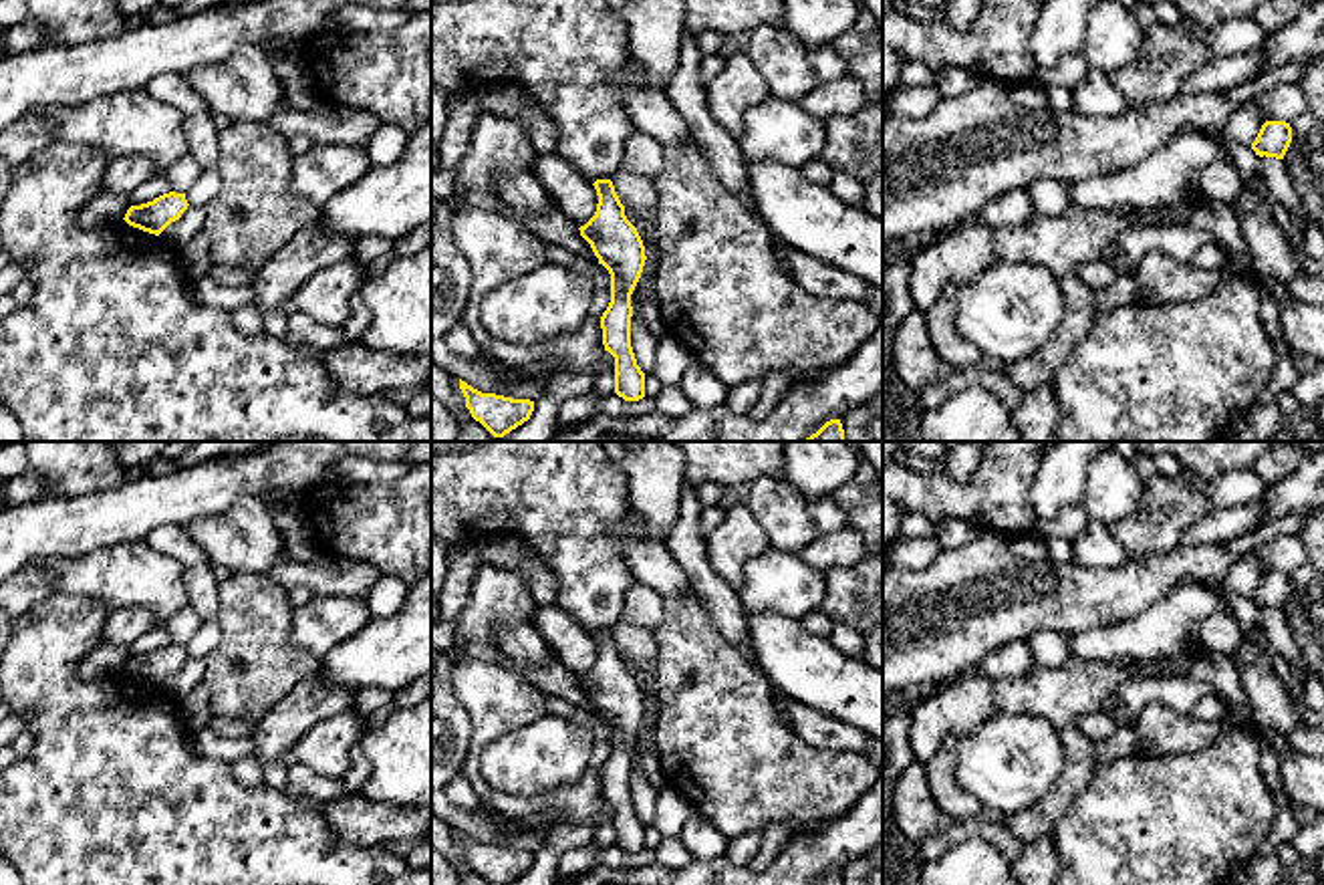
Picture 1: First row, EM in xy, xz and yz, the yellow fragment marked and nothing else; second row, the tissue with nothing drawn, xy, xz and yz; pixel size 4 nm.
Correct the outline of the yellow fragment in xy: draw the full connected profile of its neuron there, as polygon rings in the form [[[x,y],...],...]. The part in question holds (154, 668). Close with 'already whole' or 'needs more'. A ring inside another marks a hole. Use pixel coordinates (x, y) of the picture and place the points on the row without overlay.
[[[163,645],[153,653],[131,657],[125,673],[133,679],[159,687],[171,673],[179,671],[187,661],[185,645]]]; already whole

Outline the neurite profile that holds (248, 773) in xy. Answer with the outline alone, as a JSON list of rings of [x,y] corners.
[[[252,756],[232,762],[230,770],[236,782],[246,788],[256,788],[264,784],[264,764]]]

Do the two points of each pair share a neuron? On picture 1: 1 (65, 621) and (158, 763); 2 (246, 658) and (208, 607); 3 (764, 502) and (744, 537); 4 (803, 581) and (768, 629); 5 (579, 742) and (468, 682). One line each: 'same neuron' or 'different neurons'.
1: same neuron
2: different neurons
3: different neurons
4: different neurons
5: different neurons

